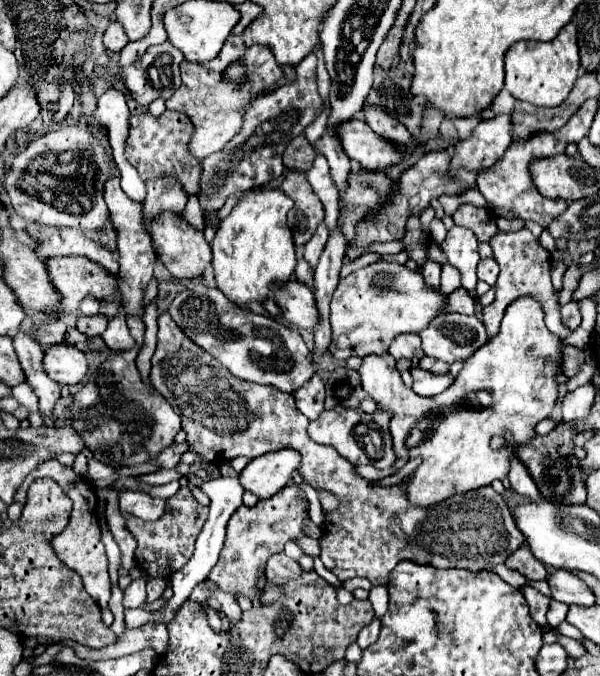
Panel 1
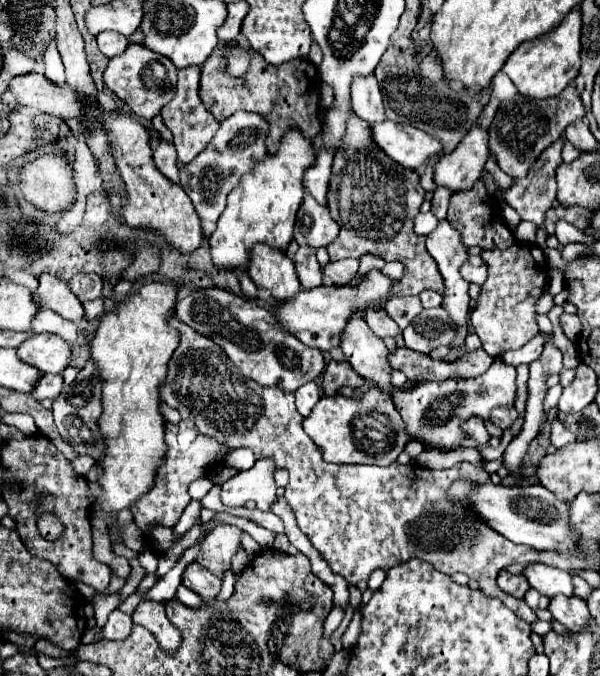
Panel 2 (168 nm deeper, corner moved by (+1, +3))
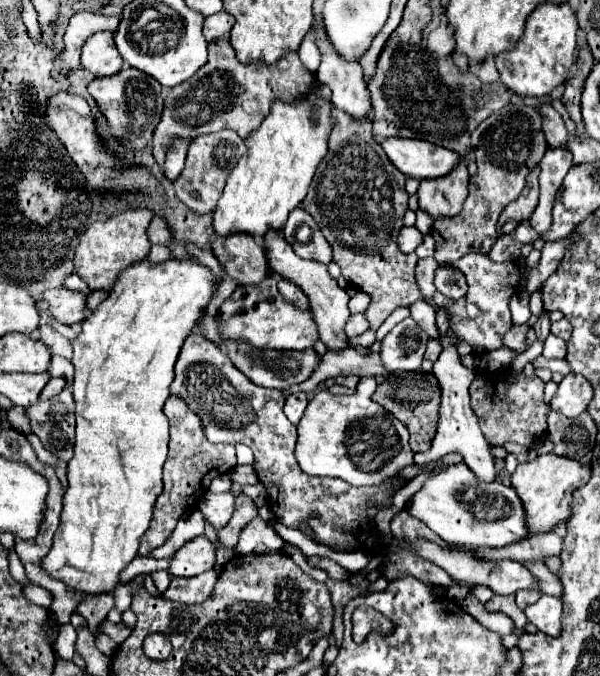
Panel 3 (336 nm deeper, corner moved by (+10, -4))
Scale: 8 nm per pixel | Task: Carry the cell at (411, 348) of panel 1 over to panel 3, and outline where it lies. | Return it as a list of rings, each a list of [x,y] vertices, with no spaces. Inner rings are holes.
[[[364,313],[350,315],[350,319],[348,319],[348,323],[346,323],[346,333],[348,333],[348,337],[358,337],[358,335],[362,335],[362,333],[368,331],[368,329],[370,329],[370,327],[368,327],[368,323],[366,323]]]

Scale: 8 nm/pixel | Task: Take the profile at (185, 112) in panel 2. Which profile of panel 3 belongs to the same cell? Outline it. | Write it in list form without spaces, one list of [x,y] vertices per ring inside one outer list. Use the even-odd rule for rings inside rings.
[[[176,137],[172,147],[168,149],[166,153],[166,163],[164,163],[164,175],[174,181],[180,171],[184,169],[184,161],[186,161],[186,153],[188,153],[188,145],[190,145],[190,139],[182,139],[182,137]]]

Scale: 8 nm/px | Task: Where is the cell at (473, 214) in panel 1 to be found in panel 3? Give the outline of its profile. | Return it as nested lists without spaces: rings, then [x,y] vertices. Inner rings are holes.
[[[506,105],[500,111],[494,111],[472,133],[472,149],[478,173],[470,179],[470,193],[462,211],[454,217],[436,219],[432,225],[432,237],[436,239],[434,259],[438,263],[454,263],[470,251],[488,253],[494,247],[498,239],[496,223],[502,209],[522,193],[526,175],[540,163],[544,151],[548,149],[542,135],[542,115],[538,115],[538,111],[530,105]]]

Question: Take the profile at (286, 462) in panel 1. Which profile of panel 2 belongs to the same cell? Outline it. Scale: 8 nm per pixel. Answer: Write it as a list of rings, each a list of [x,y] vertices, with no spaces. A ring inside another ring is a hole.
[[[257,460],[251,470],[239,472],[221,486],[221,502],[227,508],[239,508],[247,500],[255,500],[257,508],[267,512],[275,502],[275,464],[271,460]]]

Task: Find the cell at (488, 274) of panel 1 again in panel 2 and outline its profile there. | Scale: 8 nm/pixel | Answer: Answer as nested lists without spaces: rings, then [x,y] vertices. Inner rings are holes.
[[[469,256],[459,272],[461,272],[463,280],[477,284],[477,286],[481,286],[487,278],[487,266],[485,266],[483,260],[479,260],[479,256]]]

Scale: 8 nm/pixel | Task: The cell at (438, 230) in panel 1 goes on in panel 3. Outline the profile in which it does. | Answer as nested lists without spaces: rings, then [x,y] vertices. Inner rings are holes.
[[[404,227],[400,231],[398,247],[402,253],[412,253],[420,243],[422,243],[422,233],[416,227]]]

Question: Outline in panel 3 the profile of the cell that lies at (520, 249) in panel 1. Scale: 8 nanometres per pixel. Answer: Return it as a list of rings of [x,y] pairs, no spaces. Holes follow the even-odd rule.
[[[464,255],[454,263],[456,269],[460,269],[466,275],[468,281],[468,293],[458,299],[454,305],[446,307],[448,313],[452,313],[450,327],[466,341],[474,353],[490,353],[502,347],[502,335],[510,331],[512,317],[510,317],[510,299],[516,291],[522,289],[522,271],[516,261],[492,261],[488,255]]]

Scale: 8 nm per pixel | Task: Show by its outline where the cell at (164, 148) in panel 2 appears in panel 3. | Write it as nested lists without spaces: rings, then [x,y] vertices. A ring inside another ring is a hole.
[[[216,39],[208,45],[208,63],[198,69],[194,79],[186,79],[172,91],[168,91],[164,99],[164,113],[154,129],[152,155],[158,165],[164,163],[164,155],[170,147],[170,139],[176,137],[198,137],[202,133],[214,133],[220,129],[234,129],[240,137],[248,137],[258,129],[262,119],[268,115],[268,107],[282,99],[284,103],[294,105],[300,97],[304,97],[314,83],[314,75],[306,71],[300,63],[298,55],[292,53],[282,57],[278,63],[260,65],[250,63],[244,65],[236,59],[236,51],[228,39]]]

